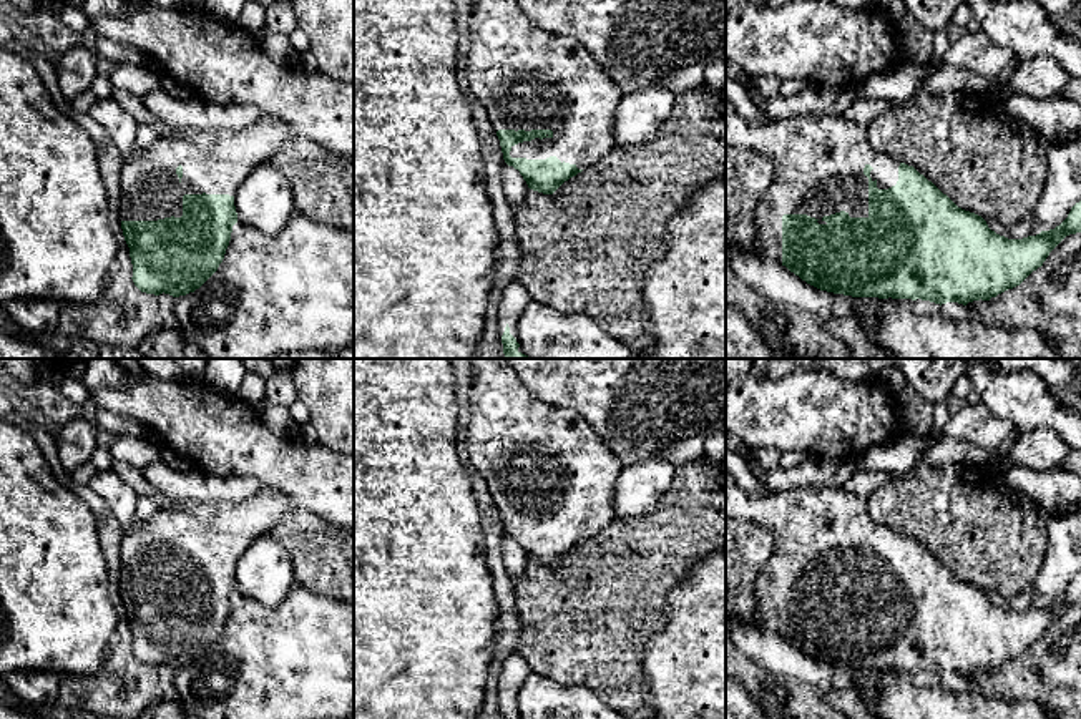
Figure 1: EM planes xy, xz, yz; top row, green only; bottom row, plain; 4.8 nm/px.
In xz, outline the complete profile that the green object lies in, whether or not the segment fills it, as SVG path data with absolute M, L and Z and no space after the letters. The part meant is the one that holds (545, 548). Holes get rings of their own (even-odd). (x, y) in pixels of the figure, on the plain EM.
M470 359L470 364L473 369L467 423L470 462L496 503L505 535L520 543L530 561L553 566L565 553L616 520L614 487L623 463L578 412L536 397L506 359Z

